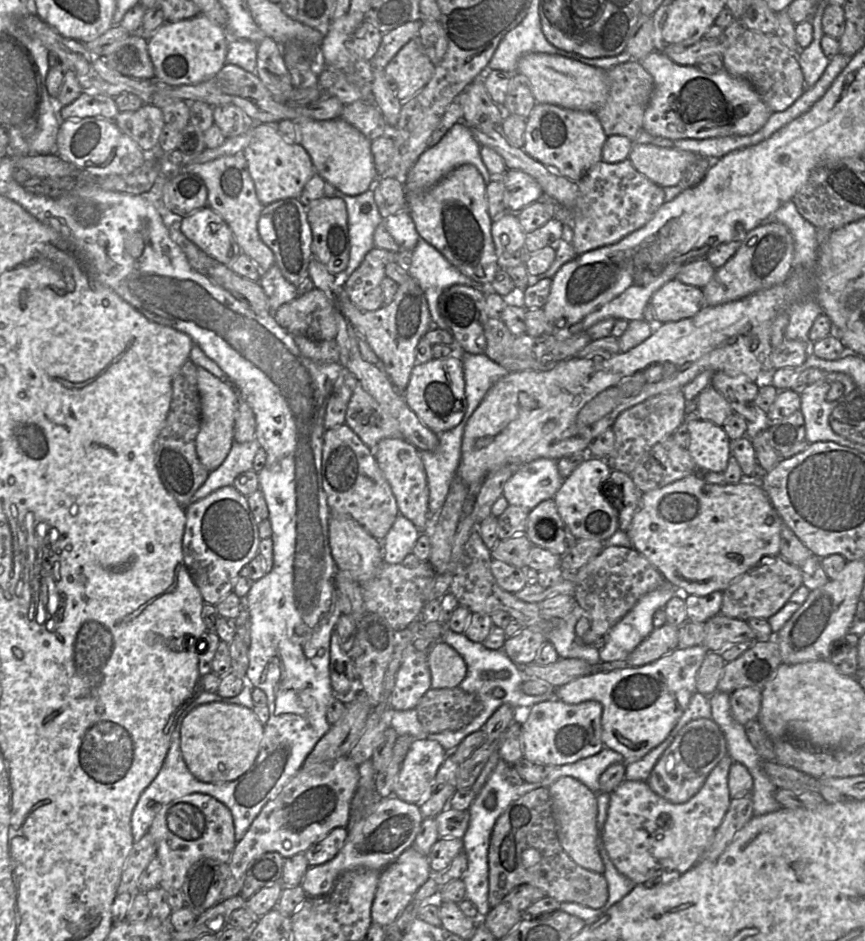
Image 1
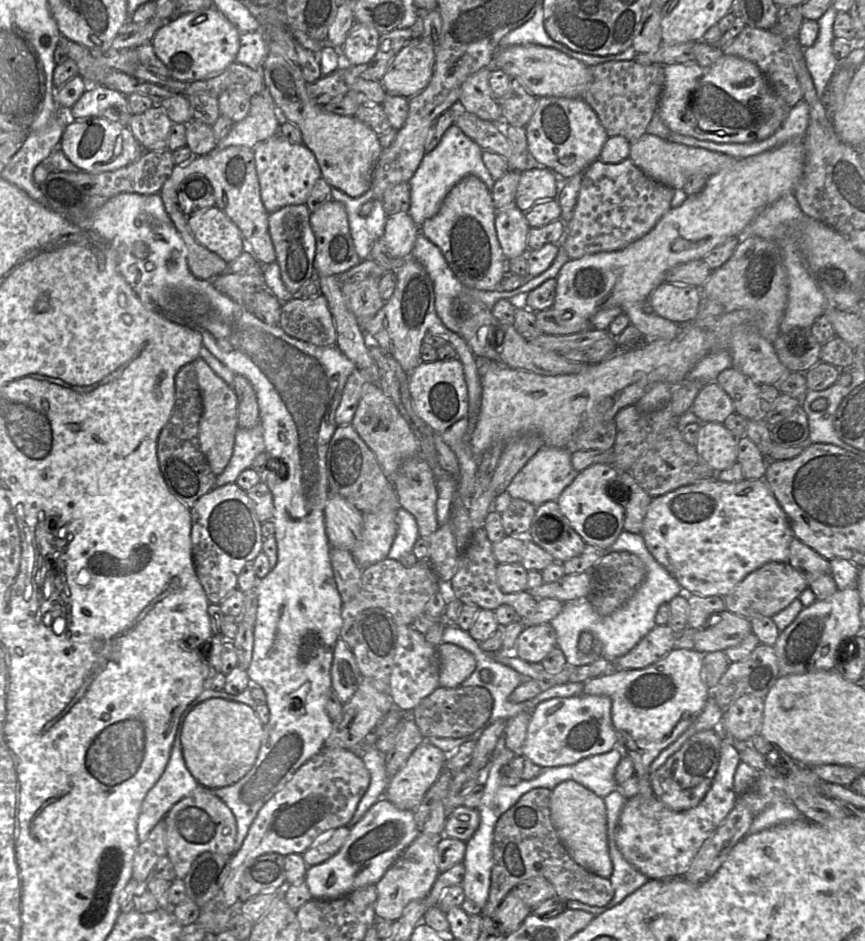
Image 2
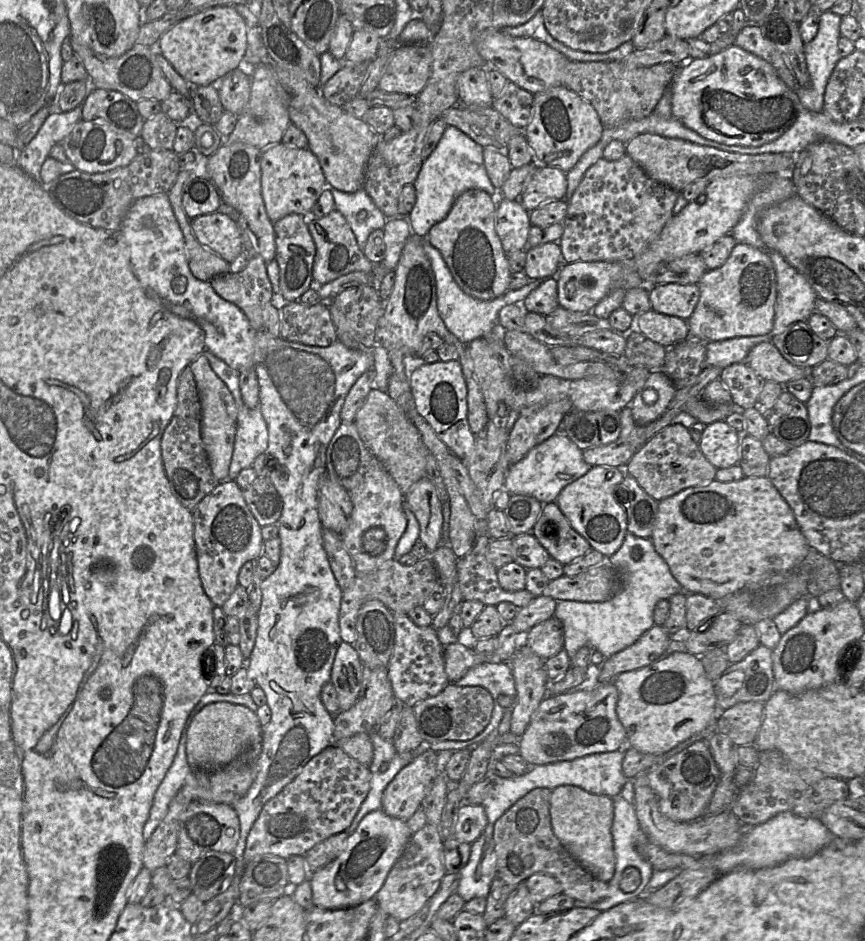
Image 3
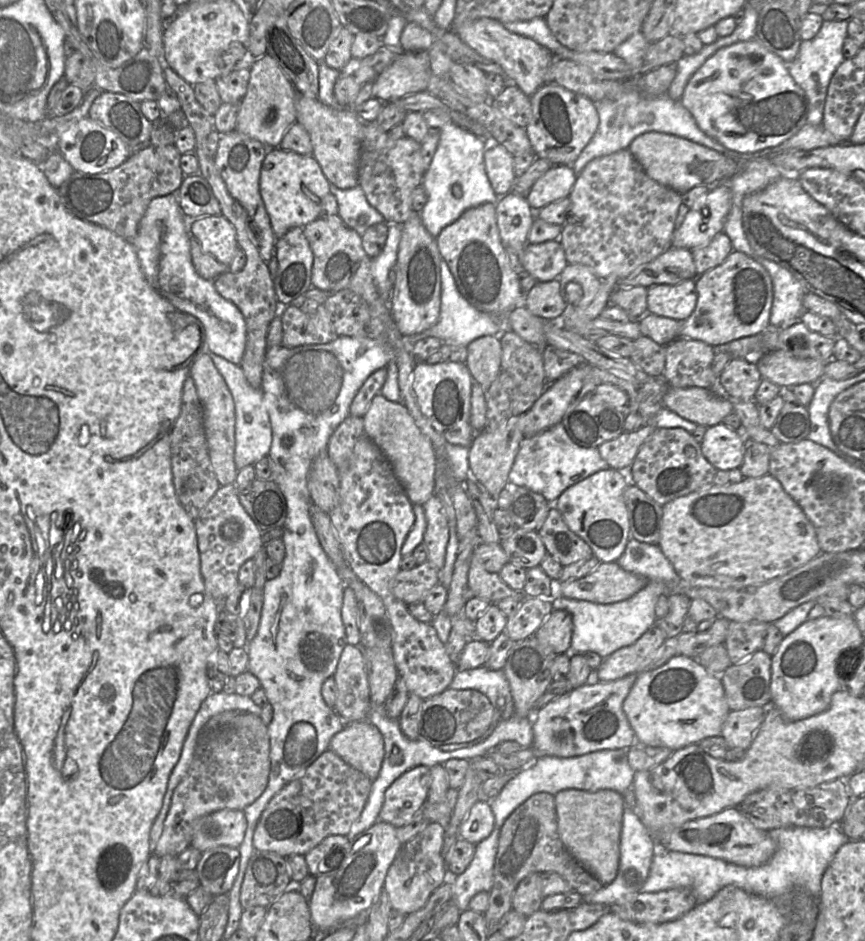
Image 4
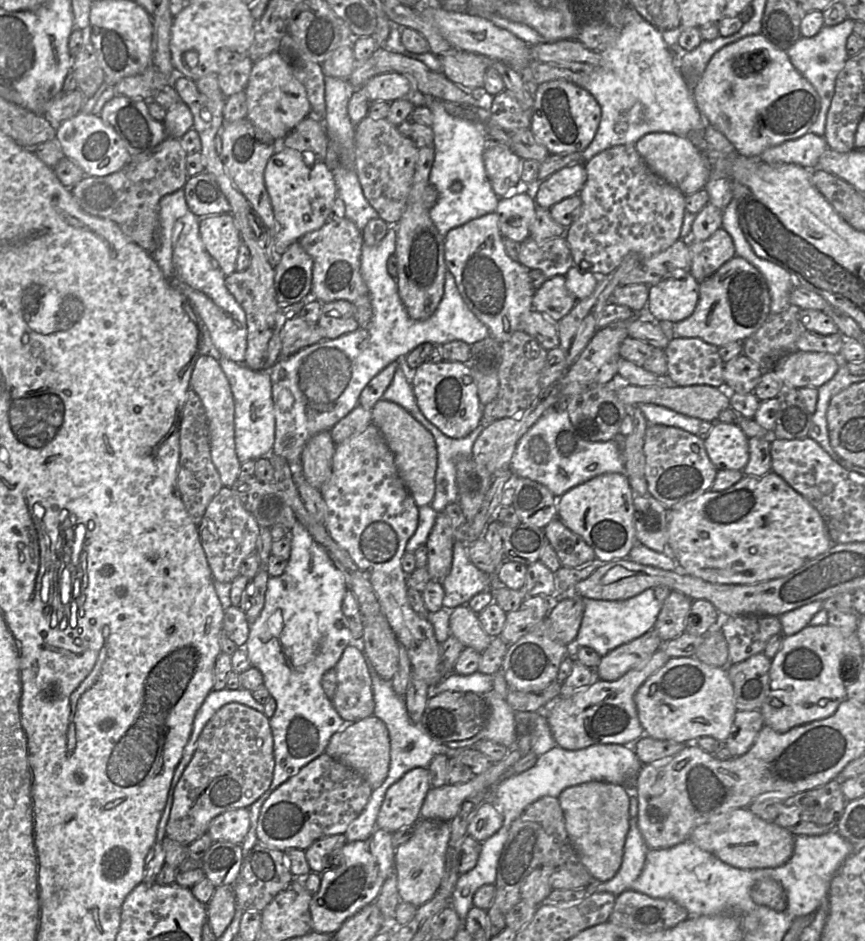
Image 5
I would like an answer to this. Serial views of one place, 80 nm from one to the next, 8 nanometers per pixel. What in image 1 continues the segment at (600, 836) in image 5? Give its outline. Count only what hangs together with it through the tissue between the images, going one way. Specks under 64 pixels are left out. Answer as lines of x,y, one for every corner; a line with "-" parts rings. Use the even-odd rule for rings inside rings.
562,777
548,787
557,834
565,853
579,866
603,875
604,865
597,847
597,794
572,777

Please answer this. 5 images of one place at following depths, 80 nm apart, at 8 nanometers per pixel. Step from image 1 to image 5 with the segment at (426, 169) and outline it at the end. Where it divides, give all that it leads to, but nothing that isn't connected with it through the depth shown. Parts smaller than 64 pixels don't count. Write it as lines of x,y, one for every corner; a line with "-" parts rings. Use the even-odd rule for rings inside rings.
446,100
427,102
425,103
425,106
433,113
433,124
431,128
434,133
433,146
435,150
434,162
429,176
429,184
433,185
438,192
437,202
429,209
429,215
439,233
445,236
448,231
453,228
488,213
496,212
500,197
493,191
484,166
483,153
487,148
487,140
484,138
484,124
472,123
451,116
444,109
441,101
-
456,181
462,184
462,190
458,193
451,190
452,184

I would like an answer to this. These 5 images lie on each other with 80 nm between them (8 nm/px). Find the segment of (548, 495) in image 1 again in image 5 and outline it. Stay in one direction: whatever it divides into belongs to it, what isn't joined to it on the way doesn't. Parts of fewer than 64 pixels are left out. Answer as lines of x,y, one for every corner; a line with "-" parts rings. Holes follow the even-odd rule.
563,407
547,410
520,438
513,453
510,470
515,477
528,478
546,486
557,498
569,489
605,473
625,473
624,457
616,439
590,442
581,438
573,428
568,412

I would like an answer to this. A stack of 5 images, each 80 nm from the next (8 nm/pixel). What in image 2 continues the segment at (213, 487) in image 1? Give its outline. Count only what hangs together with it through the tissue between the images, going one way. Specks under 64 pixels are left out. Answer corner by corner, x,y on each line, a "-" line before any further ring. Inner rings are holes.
258,424
252,428
237,428
233,453
224,471
216,476
215,485
234,483
238,475
250,468
255,457
265,451
263,431

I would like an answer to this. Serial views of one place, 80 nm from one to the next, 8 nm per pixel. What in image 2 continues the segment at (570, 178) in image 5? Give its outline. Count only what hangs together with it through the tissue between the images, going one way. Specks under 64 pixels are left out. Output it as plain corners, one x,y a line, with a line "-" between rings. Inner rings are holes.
536,165
520,174
514,201
517,208
526,213
538,202
557,199
561,179
552,170

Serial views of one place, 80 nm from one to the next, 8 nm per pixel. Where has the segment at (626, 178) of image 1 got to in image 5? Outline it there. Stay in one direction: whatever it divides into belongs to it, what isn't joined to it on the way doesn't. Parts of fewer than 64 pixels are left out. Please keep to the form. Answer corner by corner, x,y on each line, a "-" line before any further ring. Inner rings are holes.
635,145
613,146
583,164
587,179
578,193
582,205
578,216
566,228
564,234
575,266
597,277
607,276
629,253
635,252
642,257
642,260
647,259
666,250
681,238
680,233
686,211
686,195
654,174
637,152

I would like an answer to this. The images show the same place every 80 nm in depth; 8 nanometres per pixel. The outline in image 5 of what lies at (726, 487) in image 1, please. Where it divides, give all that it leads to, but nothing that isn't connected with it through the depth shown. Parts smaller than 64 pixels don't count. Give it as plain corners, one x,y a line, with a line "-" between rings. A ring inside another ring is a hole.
768,472
764,476
744,475
740,481
722,491
708,490
683,505
668,509
667,513
668,544
667,550
675,559
677,565
686,574
701,578
714,584
755,584
784,577
800,568
807,561
829,550
834,543
831,541
826,525
819,512
802,495
790,487
783,478

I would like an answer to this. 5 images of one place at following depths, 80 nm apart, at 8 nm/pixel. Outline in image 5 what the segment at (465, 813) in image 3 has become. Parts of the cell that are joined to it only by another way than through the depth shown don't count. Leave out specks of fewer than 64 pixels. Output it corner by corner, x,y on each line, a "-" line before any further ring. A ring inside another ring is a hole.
484,801
471,816
467,826
467,835
482,843
494,835
502,825
503,816
491,801

